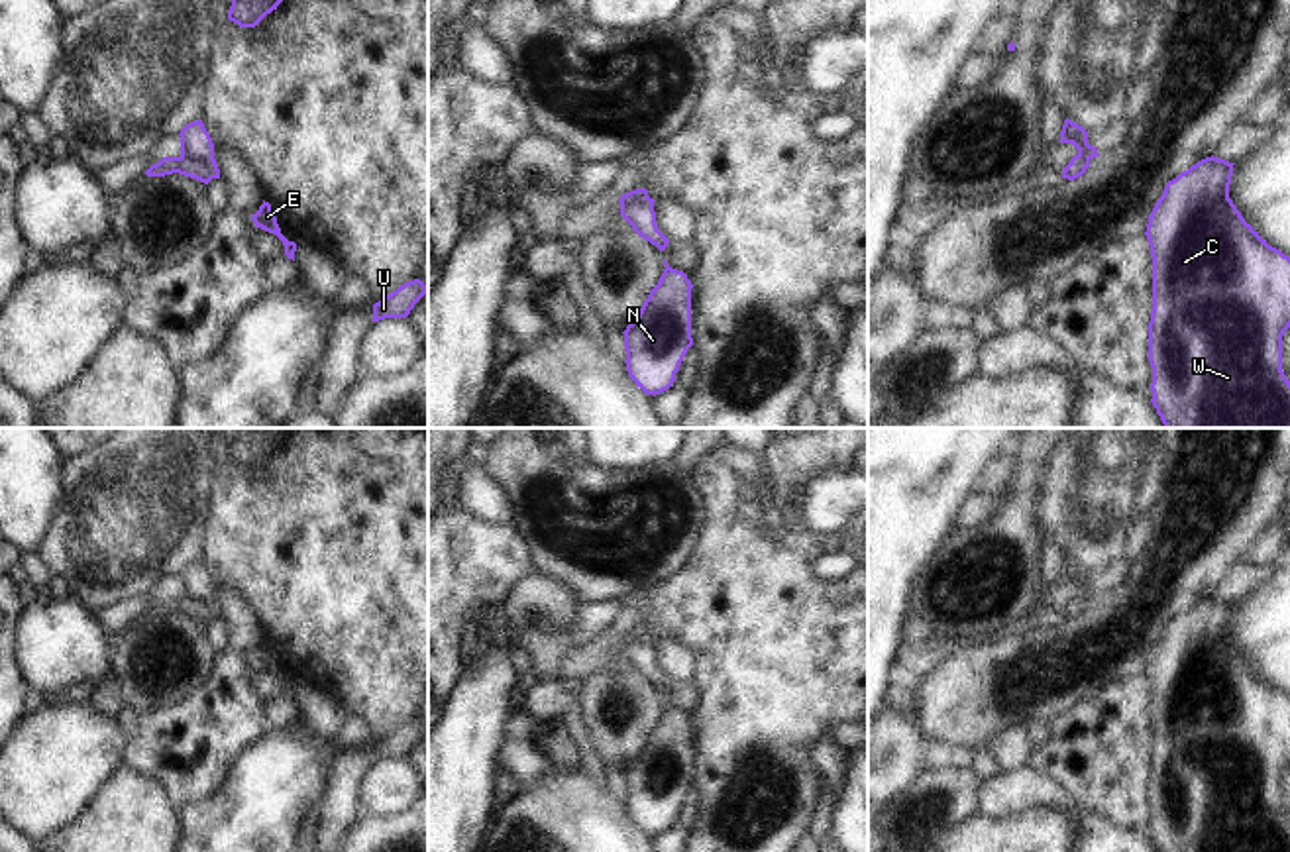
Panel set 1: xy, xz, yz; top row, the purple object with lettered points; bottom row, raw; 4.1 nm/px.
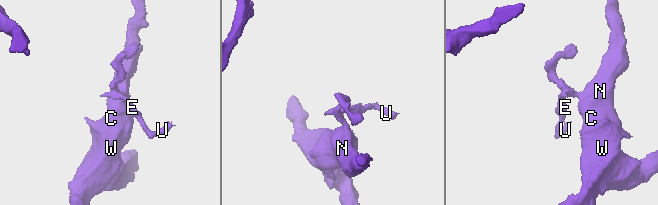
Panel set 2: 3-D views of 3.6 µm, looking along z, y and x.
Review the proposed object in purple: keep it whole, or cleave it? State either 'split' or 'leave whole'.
split

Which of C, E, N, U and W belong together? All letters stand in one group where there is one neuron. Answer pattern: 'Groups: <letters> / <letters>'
Groups: C N W / E U.

